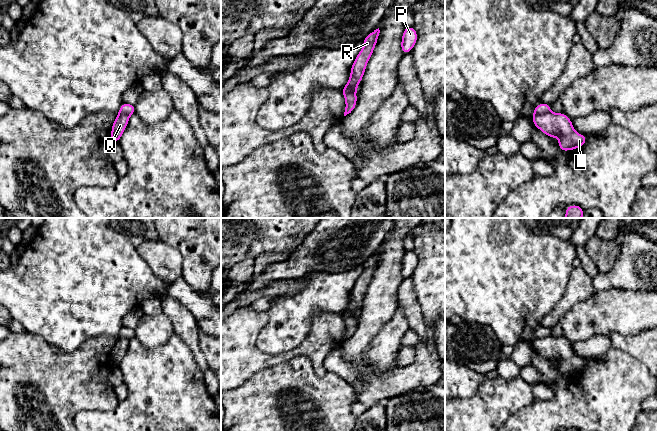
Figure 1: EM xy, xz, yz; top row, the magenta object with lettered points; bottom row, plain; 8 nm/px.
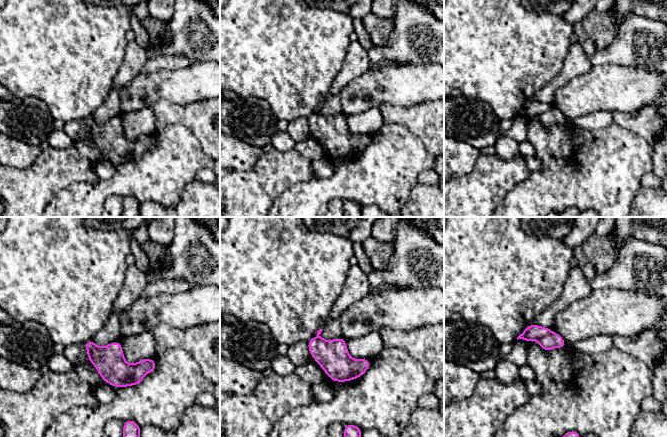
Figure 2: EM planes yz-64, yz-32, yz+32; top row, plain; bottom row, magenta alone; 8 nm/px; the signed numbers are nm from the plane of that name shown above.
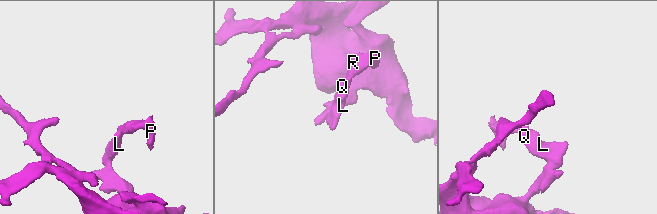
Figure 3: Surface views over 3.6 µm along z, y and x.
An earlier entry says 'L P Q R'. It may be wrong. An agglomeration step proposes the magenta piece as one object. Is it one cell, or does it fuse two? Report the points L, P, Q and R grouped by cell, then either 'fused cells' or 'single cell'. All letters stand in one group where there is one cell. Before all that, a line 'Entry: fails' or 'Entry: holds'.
Entry: fails
L Q / P R; fused cells

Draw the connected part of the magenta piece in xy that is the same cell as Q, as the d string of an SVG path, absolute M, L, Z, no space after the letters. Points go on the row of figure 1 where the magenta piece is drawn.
M118 113L111 129L111 140L113 142L119 142L126 126L129 122L129 115Z

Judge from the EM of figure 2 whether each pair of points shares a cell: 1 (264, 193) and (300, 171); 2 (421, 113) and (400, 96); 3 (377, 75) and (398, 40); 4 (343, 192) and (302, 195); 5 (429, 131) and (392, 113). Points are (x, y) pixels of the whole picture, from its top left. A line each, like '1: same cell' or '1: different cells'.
1: same cell
2: different cells
3: different cells
4: same cell
5: same cell

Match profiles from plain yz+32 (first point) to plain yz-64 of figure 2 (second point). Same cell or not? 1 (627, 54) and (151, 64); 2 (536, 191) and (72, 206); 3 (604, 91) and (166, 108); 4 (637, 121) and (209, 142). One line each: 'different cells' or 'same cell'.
1: different cells
2: same cell
3: different cells
4: same cell

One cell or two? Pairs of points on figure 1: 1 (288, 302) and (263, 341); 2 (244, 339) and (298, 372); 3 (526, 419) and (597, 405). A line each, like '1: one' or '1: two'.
1: one
2: two
3: one

